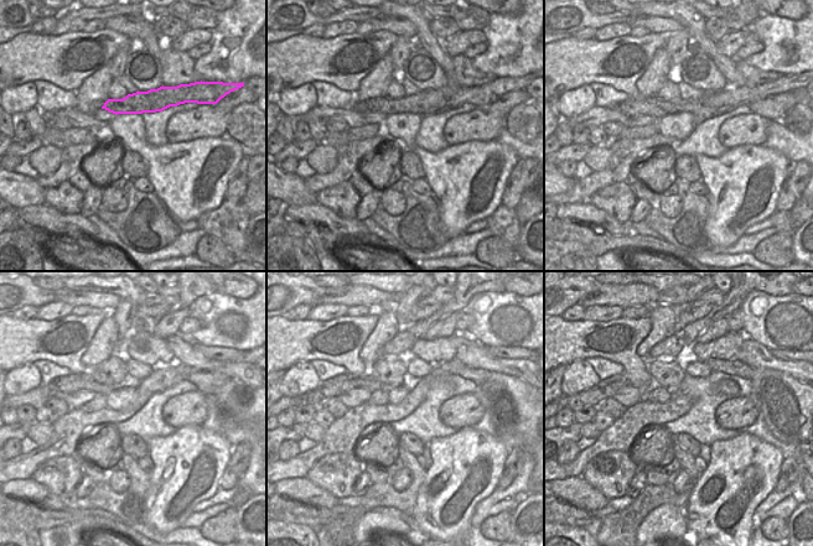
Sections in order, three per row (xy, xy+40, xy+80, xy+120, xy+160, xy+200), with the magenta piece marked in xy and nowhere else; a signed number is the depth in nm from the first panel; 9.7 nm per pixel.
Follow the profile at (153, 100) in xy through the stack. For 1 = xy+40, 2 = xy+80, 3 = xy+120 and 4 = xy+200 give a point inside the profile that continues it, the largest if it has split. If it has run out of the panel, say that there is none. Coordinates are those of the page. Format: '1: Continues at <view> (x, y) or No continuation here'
1: Continues at xy+40 (426, 102)
2: Continues at xy+80 (711, 104)
3: Continues at xy+120 (164, 376)
4: Continues at xy+200 (605, 389).

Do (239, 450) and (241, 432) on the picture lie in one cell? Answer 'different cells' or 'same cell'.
different cells

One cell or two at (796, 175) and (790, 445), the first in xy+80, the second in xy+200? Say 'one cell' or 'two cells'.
two cells

